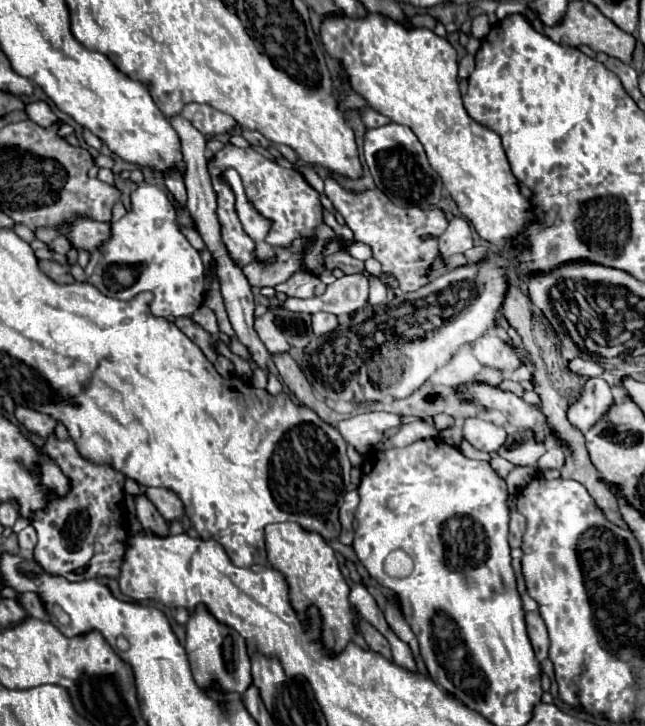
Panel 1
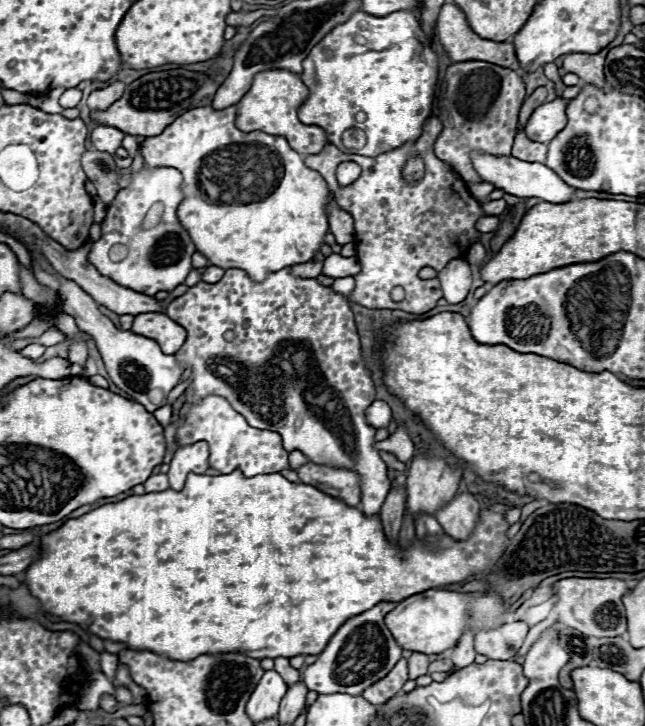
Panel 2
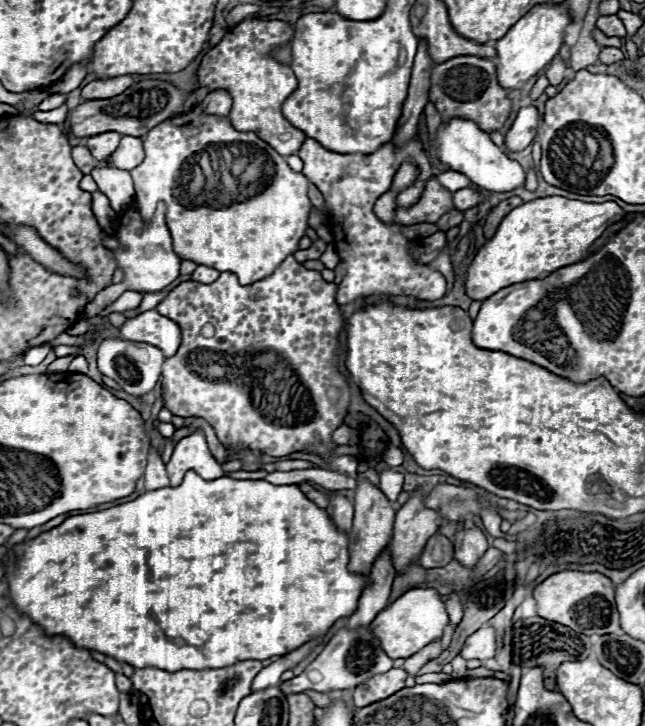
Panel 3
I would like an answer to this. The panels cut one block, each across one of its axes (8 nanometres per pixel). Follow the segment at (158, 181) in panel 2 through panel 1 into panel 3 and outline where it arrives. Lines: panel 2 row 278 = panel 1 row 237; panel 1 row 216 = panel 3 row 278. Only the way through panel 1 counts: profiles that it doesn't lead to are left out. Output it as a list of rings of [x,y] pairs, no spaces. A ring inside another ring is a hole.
[[[136,202],[130,204],[124,212],[120,212],[116,240],[118,240],[118,248],[114,248],[112,252],[116,256],[118,270],[122,270],[124,278],[122,278],[122,282],[100,290],[96,294],[96,298],[90,304],[86,304],[86,316],[88,318],[100,314],[102,308],[110,306],[126,290],[134,290],[134,292],[158,292],[158,290],[166,288],[172,280],[176,280],[180,276],[180,262],[182,262],[182,258],[172,248],[172,236],[170,236],[170,230],[166,226],[166,204],[164,202],[156,210],[154,222],[150,226],[142,220],[138,204]]]

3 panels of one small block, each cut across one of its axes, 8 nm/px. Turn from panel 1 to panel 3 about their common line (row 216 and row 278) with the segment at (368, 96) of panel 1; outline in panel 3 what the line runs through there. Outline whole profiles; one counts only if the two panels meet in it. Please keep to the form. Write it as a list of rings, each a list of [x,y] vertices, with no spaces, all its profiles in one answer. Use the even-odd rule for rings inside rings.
[[[546,196],[526,202],[502,220],[498,232],[488,240],[466,272],[466,292],[472,300],[486,300],[494,292],[518,284],[524,280],[534,280],[556,272],[558,268],[576,264],[600,248],[600,238],[604,232],[624,218],[624,210],[616,202],[582,202],[562,196]]]

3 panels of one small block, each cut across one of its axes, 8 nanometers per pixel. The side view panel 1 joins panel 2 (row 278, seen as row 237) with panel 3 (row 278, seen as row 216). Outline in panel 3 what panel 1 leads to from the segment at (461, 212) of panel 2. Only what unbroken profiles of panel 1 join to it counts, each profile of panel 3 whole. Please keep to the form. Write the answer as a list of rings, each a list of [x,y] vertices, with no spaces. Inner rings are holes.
[[[415,134],[402,148],[396,148],[394,144],[388,142],[386,146],[382,146],[372,154],[336,154],[326,150],[320,142],[306,138],[302,148],[298,150],[298,156],[304,160],[304,170],[302,170],[304,176],[318,186],[318,190],[326,200],[326,206],[332,210],[332,232],[334,232],[334,242],[338,244],[336,252],[340,256],[340,264],[346,266],[346,276],[338,284],[338,294],[336,294],[338,304],[352,304],[358,298],[368,298],[372,294],[382,294],[386,298],[412,296],[430,302],[446,294],[444,284],[448,282],[444,280],[444,276],[438,270],[418,264],[412,258],[410,254],[412,240],[402,236],[404,224],[400,222],[386,224],[374,214],[374,202],[382,194],[390,192],[392,178],[406,156],[410,156],[416,162],[420,174],[414,186],[396,196],[396,204],[400,208],[414,206],[420,200],[426,182],[434,176],[432,164],[426,156],[424,144],[418,140],[418,134]]]

